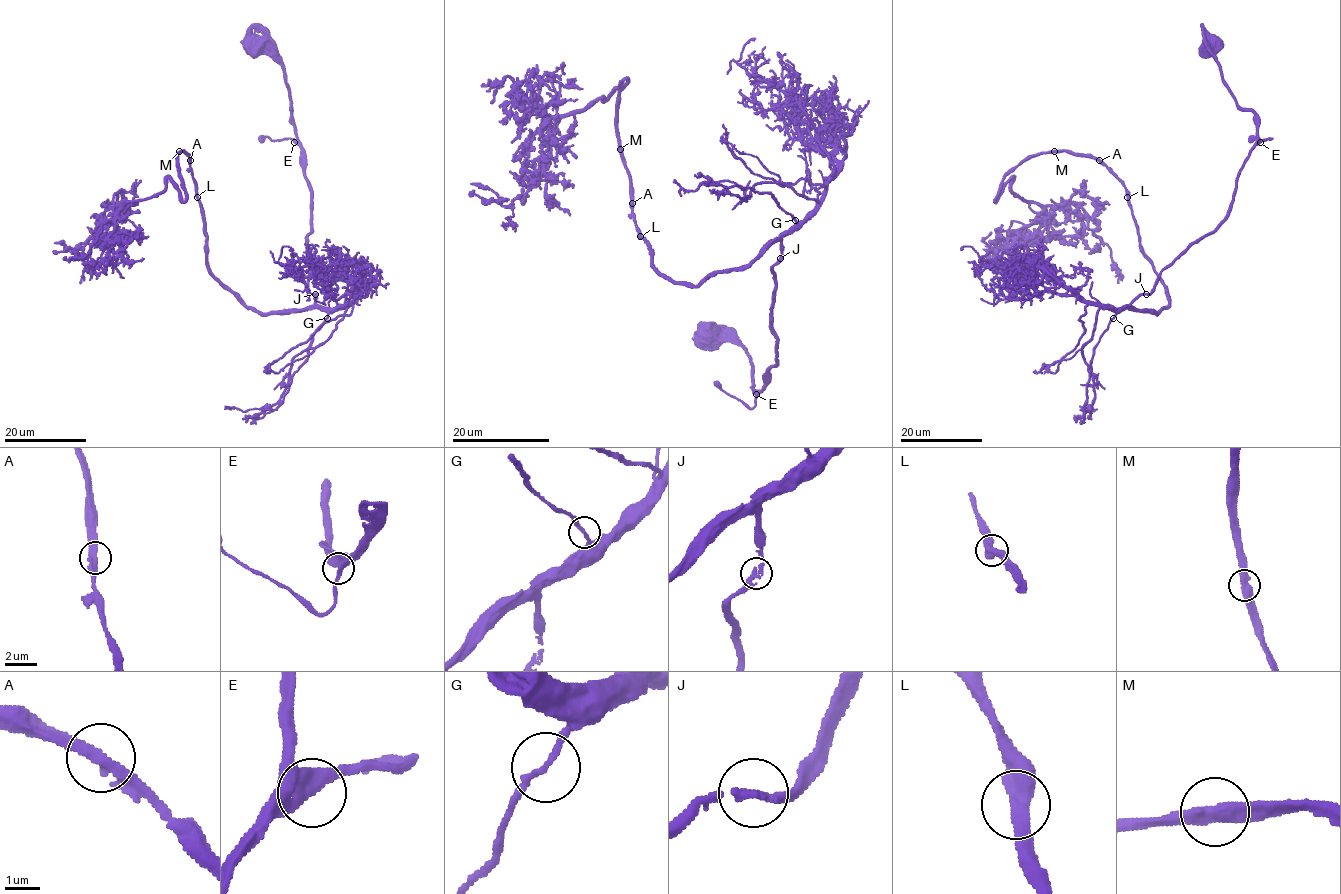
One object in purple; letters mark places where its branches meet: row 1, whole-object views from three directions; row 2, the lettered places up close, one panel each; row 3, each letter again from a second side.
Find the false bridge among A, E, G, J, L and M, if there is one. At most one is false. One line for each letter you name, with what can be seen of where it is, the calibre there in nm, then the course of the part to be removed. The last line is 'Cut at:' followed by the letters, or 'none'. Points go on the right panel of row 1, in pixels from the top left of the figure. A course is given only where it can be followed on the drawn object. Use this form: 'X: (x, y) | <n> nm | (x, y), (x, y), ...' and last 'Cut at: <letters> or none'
Cut at: none

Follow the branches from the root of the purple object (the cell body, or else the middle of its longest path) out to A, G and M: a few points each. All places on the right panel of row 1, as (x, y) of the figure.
A: (1211, 45), (1257, 144), (1226, 217), (1131, 304), (1156, 313), (1167, 288), (1099, 160)
G: (1211, 45), (1223, 84), (1255, 114), (1257, 144), (1226, 217), (1168, 264), (1149, 294), (1113, 317)
M: (1211, 45), (1257, 144), (1226, 217), (1131, 304), (1165, 308), (1124, 185), (1054, 151)

